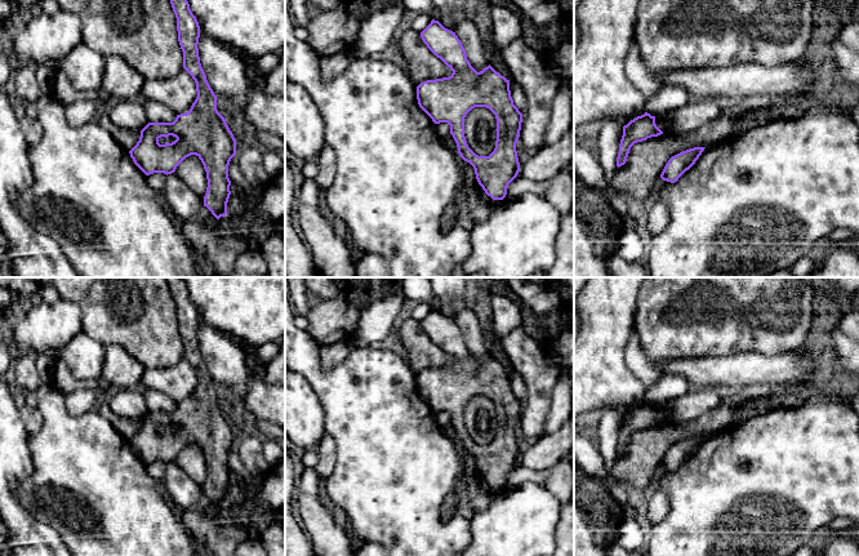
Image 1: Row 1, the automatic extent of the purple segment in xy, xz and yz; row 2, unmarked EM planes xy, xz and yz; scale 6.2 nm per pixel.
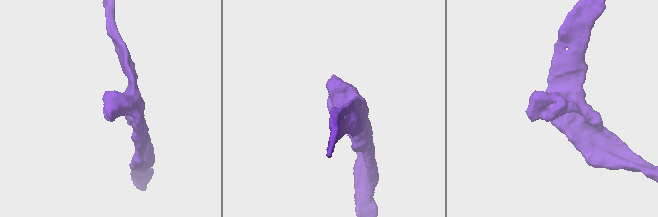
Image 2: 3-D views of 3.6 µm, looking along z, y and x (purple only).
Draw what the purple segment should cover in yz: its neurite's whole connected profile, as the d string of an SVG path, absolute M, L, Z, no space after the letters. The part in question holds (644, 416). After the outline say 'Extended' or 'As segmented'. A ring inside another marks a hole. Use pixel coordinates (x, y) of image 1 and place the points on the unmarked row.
M647 401L631 409L623 415L617 455L619 457L626 453L629 439L635 432L646 430L651 426L658 426L660 423L663 423L663 421L657 415L655 405L651 405Z. As segmented

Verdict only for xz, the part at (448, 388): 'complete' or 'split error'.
complete

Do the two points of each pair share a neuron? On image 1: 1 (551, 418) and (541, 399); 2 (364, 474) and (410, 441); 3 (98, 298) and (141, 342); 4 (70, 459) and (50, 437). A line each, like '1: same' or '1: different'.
1: different
2: same
3: same
4: same

